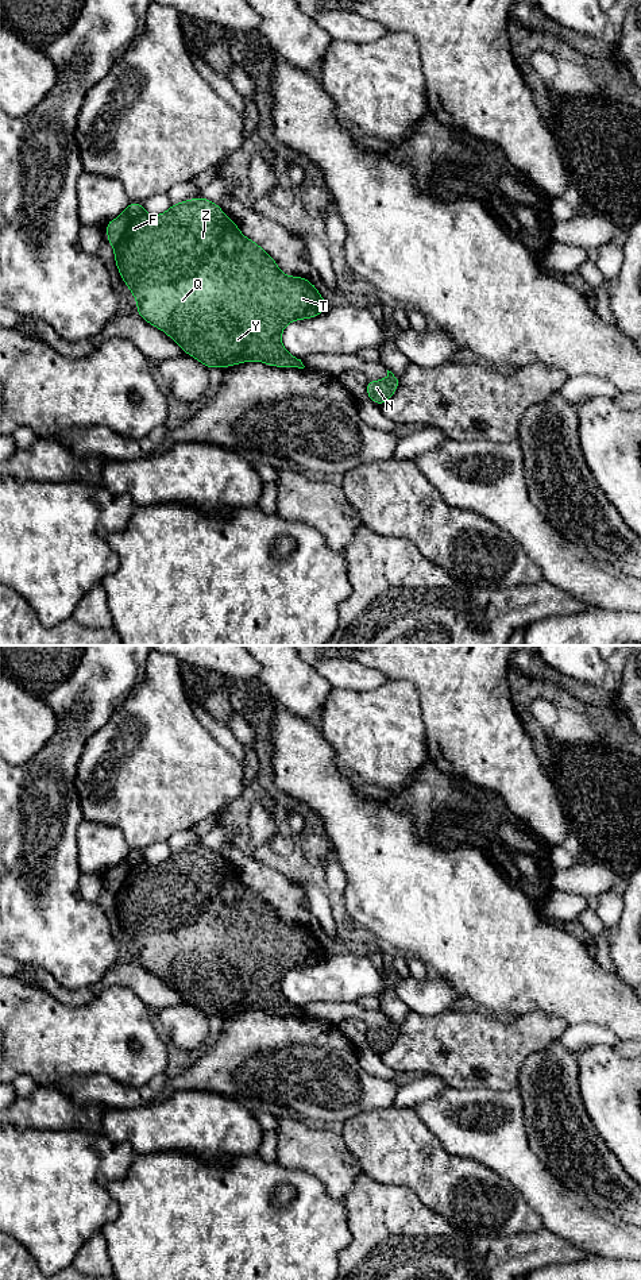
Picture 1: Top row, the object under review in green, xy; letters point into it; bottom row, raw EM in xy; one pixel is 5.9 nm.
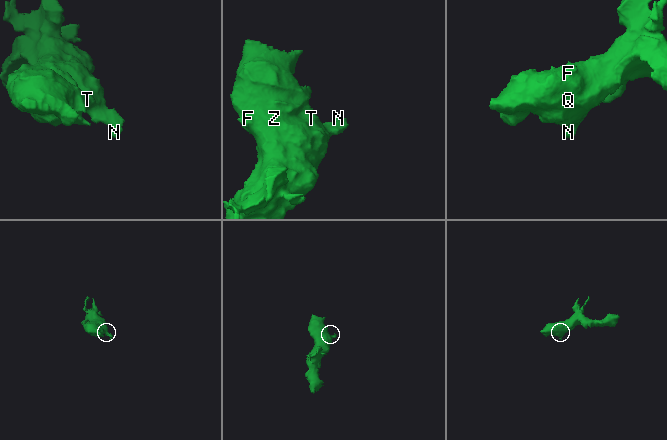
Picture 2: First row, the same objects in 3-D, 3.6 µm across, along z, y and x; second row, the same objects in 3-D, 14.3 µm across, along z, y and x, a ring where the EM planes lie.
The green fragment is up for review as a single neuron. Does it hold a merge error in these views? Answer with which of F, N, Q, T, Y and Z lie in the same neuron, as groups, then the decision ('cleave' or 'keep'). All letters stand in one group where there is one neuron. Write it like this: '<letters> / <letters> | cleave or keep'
F N Q T Y Z | keep

